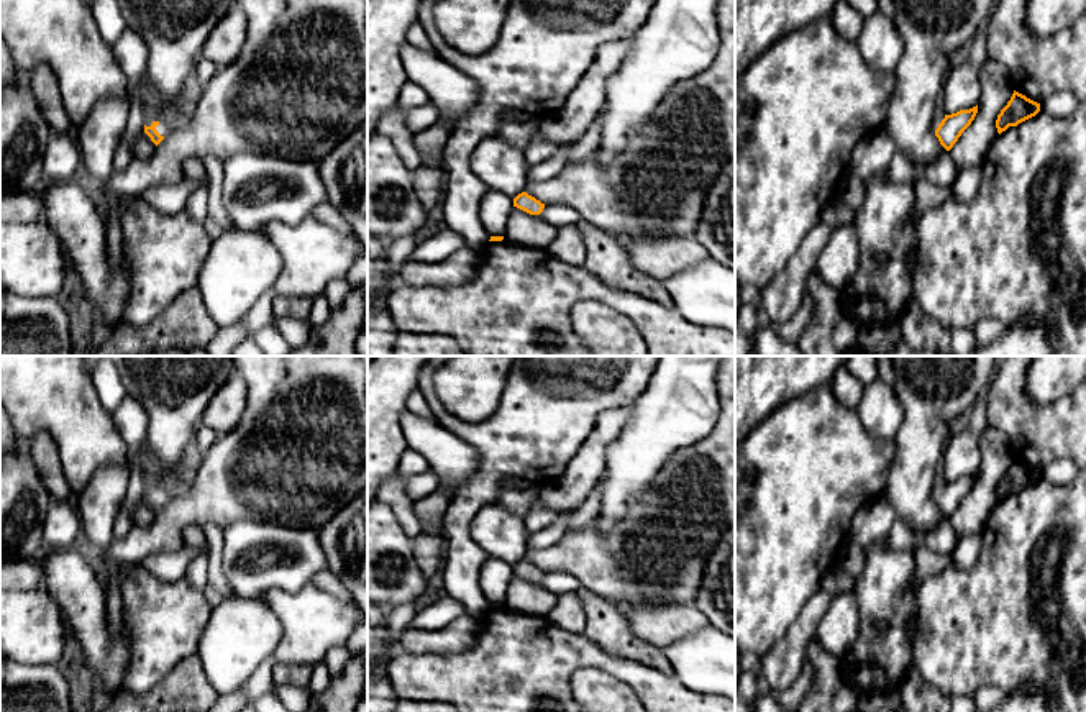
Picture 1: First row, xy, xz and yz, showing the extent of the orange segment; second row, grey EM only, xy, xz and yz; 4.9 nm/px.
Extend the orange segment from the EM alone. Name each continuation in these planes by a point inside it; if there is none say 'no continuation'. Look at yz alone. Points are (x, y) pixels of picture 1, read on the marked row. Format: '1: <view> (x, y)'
1: yz (939, 115)

